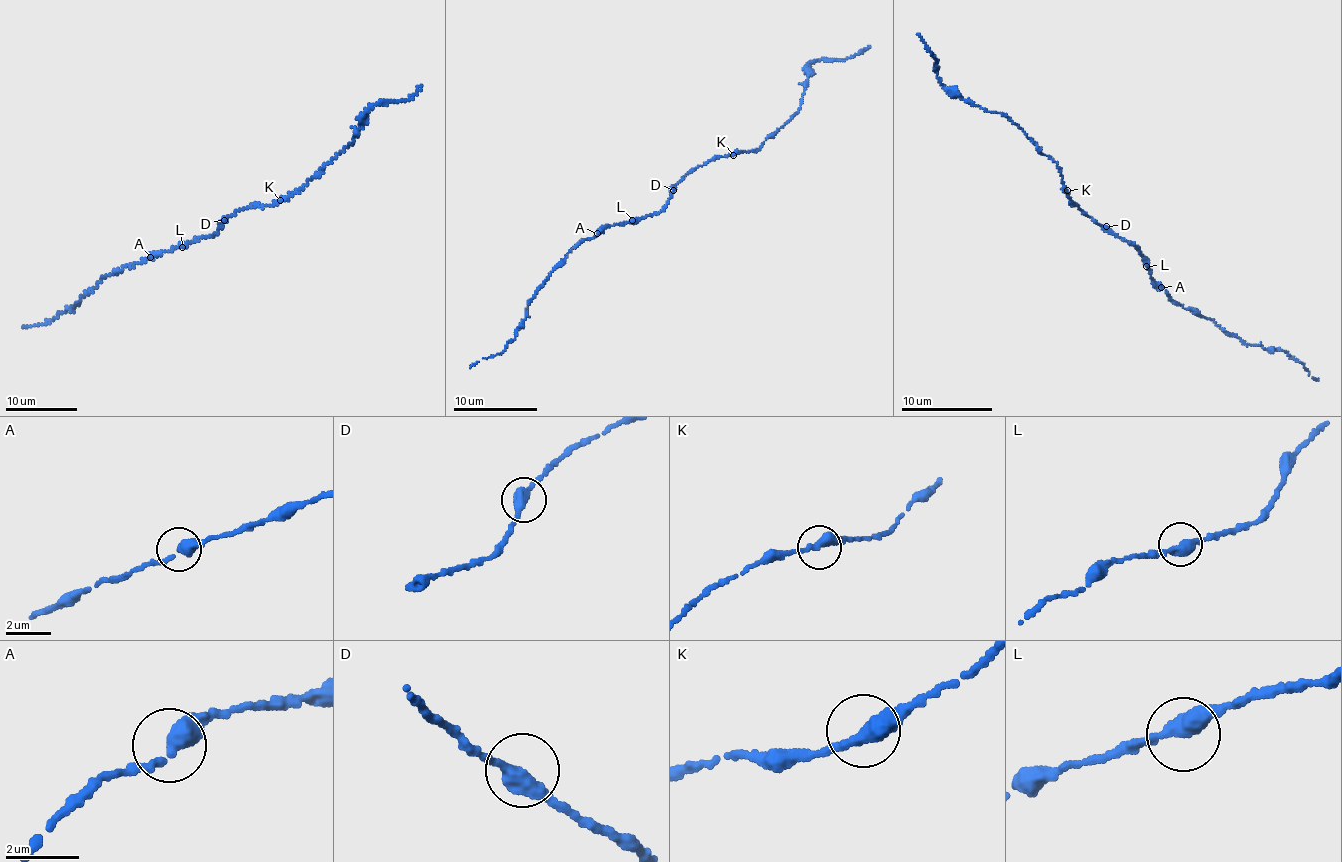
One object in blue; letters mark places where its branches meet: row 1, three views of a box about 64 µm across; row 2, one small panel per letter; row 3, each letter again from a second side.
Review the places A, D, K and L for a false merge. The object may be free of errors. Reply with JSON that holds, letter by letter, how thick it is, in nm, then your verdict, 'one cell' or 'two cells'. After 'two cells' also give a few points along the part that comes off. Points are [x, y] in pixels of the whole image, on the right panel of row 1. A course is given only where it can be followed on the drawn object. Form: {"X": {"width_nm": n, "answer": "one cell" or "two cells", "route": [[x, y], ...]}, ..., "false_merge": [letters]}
{"A": {"width_nm": 360, "answer": "one cell"}, "D": {"width_nm": 360, "answer": "one cell"}, "K": {"width_nm": 360, "answer": "one cell"}, "L": {"width_nm": 360, "answer": "one cell"}, "false_merge": []}

